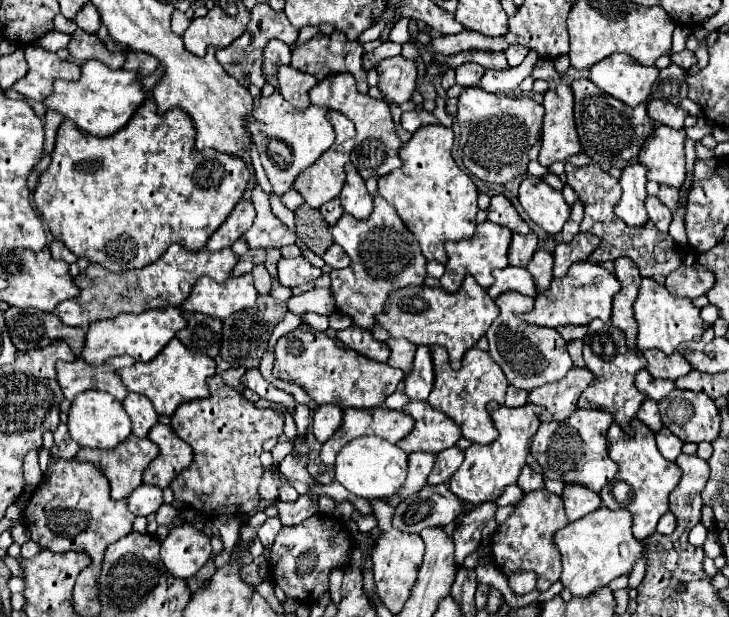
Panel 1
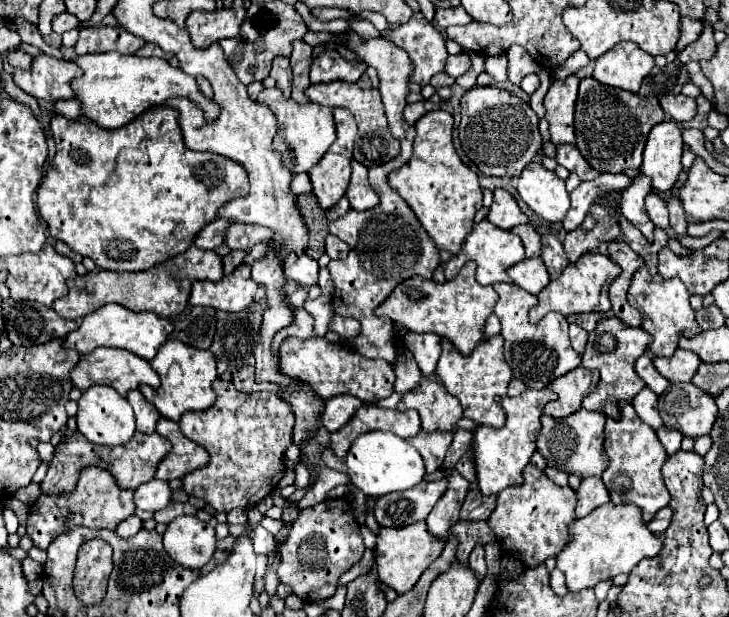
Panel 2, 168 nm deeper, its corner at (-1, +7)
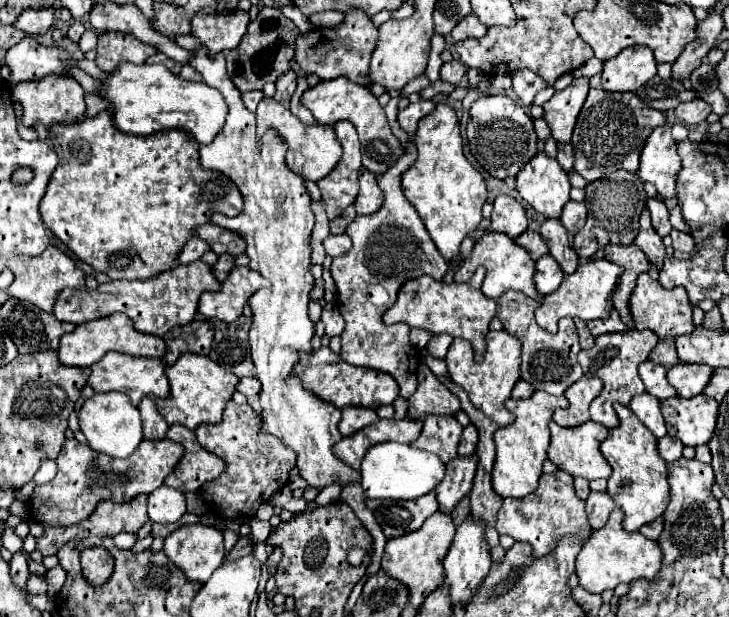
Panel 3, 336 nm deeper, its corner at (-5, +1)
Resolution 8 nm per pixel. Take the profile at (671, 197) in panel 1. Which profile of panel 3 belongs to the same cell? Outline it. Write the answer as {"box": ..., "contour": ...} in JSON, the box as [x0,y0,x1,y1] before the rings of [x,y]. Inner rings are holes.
{"box":[672,230,694,252],"contour":[[[672,230],[672,246],[674,250],[680,250],[680,252],[692,252],[694,250],[694,242],[692,238],[686,234],[686,232],[678,232],[678,230]]]}

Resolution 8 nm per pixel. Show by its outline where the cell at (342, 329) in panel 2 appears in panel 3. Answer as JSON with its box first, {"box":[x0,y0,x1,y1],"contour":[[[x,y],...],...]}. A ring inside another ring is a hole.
{"box":[322,302,344,336],"contour":[[[328,302],[322,308],[322,322],[326,328],[326,336],[340,336],[344,330],[344,318],[340,316],[338,308],[332,302]]]}

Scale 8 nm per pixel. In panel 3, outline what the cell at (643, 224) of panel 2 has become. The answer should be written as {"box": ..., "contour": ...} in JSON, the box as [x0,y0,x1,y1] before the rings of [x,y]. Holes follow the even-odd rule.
{"box":[634,210,666,270],"contour":[[[644,210],[644,214],[640,216],[640,234],[636,236],[634,244],[648,256],[650,264],[654,264],[658,270],[662,270],[662,262],[664,262],[664,256],[666,256],[666,248],[664,248],[662,238],[652,230],[648,210]]]}

